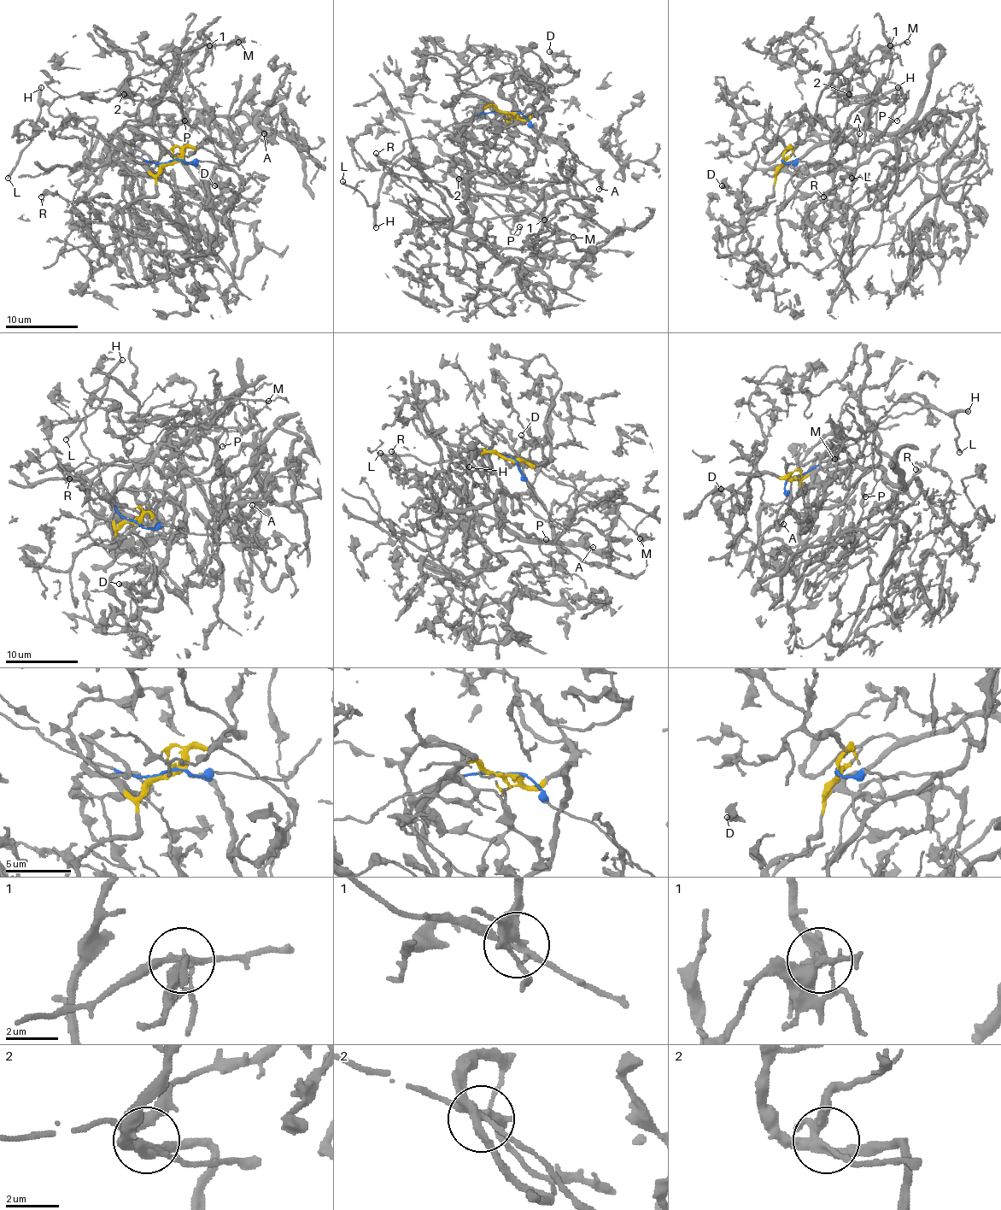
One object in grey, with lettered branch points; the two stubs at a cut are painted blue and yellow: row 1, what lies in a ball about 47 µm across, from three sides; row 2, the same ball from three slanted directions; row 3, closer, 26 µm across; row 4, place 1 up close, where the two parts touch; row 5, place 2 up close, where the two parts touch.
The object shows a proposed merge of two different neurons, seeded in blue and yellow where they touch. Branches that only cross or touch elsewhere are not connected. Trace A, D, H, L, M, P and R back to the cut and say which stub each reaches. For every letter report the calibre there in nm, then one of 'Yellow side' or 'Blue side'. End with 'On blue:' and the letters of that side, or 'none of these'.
A: Thickness 120 nm. Blue side
D: Thickness 260 nm. Yellow side
H: Thickness 280 nm. Blue side
L: Thickness 200 nm. Blue side
M: Thickness 220 nm. Blue side
P: Thickness 120 nm. Blue side
R: Thickness 240 nm. Yellow side
On blue: A, H, L, M, P

